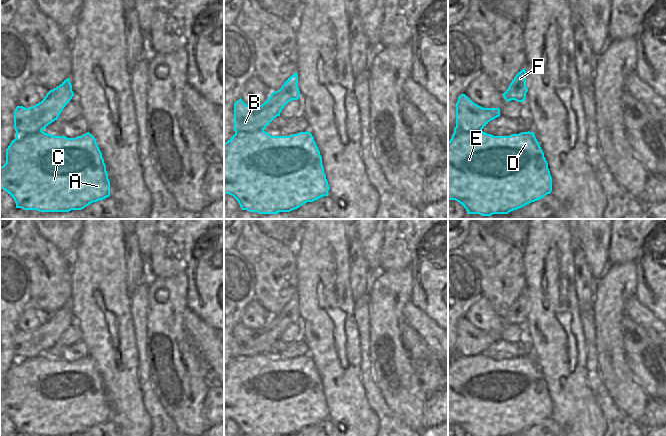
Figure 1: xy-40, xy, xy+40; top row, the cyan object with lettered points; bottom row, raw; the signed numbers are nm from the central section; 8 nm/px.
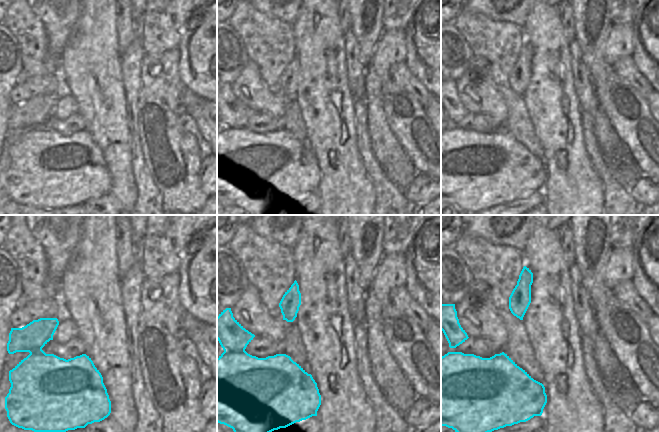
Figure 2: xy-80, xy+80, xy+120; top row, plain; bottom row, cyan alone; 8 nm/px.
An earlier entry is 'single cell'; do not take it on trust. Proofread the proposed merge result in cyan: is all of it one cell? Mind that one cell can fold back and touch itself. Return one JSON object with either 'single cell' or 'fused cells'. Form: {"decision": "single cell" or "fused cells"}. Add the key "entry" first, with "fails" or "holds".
{"entry": "holds", "decision": "single cell"}

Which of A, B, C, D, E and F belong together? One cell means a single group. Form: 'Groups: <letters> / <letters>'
Groups: A B C D E F

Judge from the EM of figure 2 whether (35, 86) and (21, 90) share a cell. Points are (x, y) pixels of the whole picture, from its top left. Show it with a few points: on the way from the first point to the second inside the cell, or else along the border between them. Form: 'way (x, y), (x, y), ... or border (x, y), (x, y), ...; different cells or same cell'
border (20, 80), (33, 95); different cells

